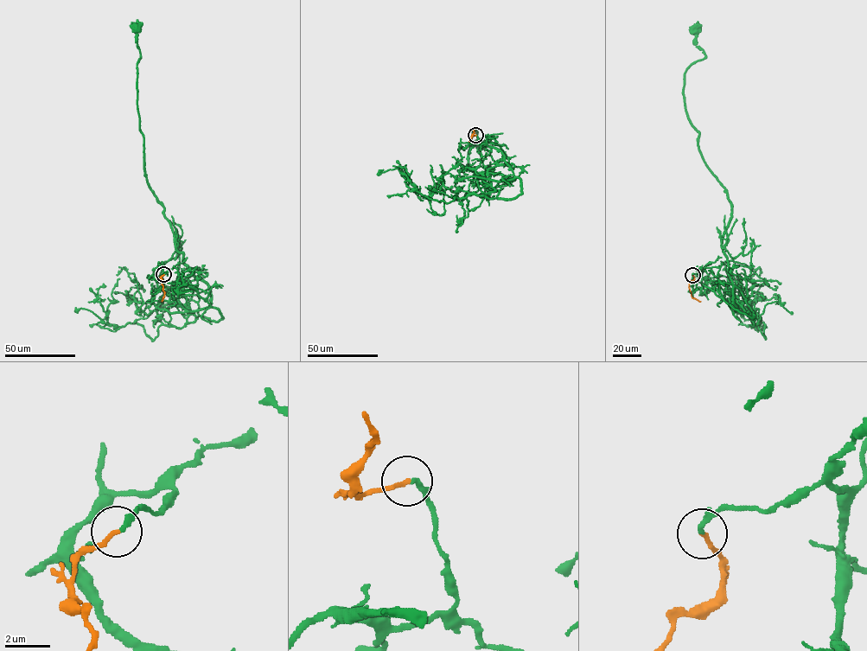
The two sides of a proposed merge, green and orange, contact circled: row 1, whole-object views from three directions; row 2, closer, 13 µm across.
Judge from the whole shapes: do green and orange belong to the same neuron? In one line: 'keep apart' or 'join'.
join

